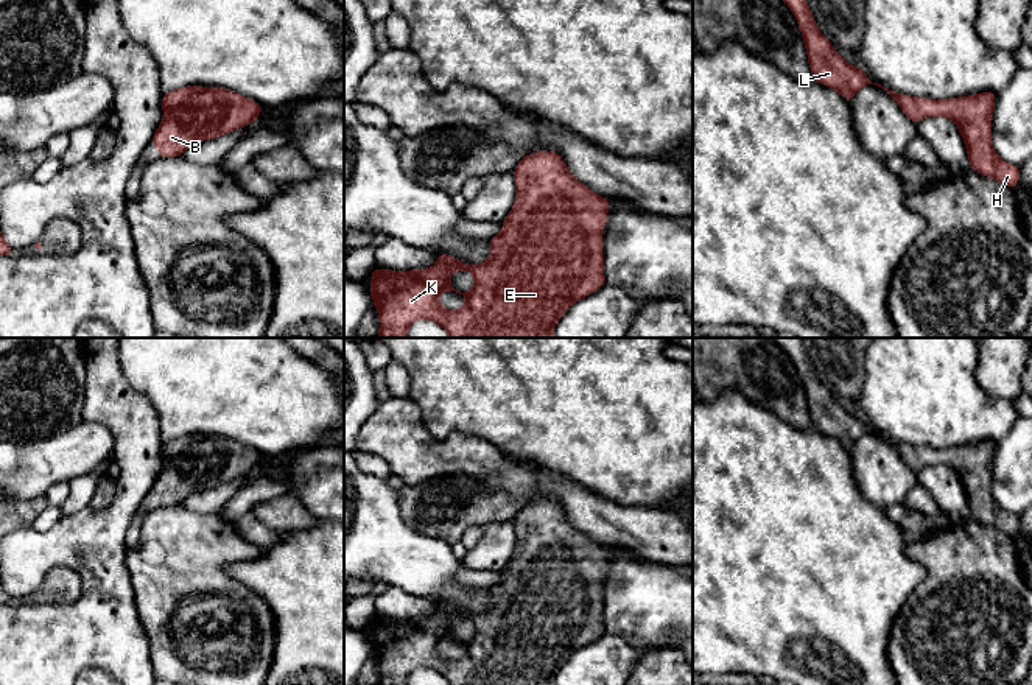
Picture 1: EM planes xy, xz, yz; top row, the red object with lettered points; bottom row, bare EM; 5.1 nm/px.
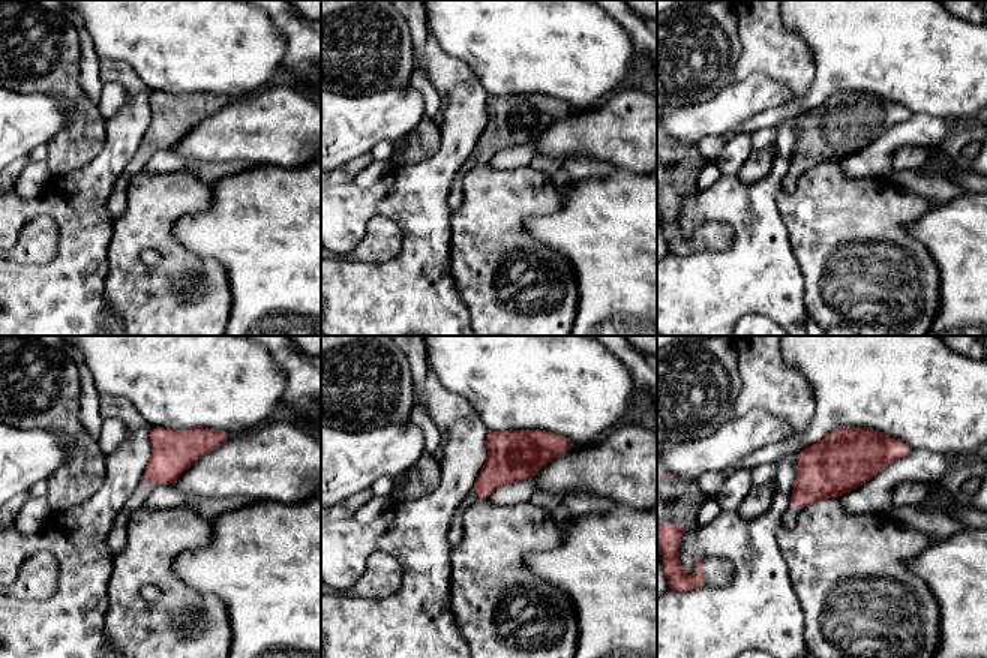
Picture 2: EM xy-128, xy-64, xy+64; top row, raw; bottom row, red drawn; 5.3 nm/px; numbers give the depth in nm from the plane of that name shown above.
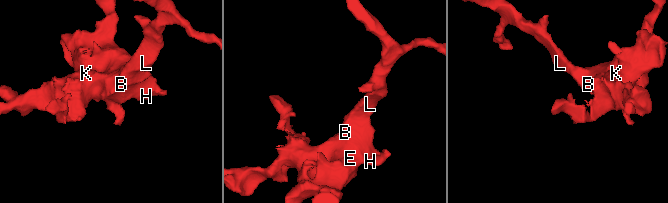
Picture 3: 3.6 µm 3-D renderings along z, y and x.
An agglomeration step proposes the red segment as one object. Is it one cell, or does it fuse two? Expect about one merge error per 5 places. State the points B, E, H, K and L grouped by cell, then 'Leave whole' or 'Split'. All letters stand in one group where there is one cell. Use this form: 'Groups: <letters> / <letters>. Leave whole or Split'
Groups: B E H K L. Leave whole

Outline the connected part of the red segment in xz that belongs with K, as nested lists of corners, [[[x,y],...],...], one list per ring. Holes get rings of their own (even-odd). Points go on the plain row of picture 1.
[[[543,498],[543,500],[537,500],[534,503],[528,503],[526,506],[523,506],[518,514],[515,515],[514,518],[514,528],[515,528],[515,534],[517,534],[517,548],[514,551],[514,557],[512,560],[506,565],[506,568],[503,570],[503,579],[489,587],[489,595],[490,595],[490,599],[492,599],[492,604],[481,613],[469,613],[469,612],[462,612],[459,609],[456,609],[455,606],[448,604],[448,602],[437,602],[437,609],[436,609],[436,613],[433,616],[428,616],[428,618],[414,618],[414,620],[388,620],[388,618],[381,618],[381,616],[375,616],[369,624],[372,626],[372,637],[369,638],[369,641],[372,643],[372,651],[375,652],[377,659],[378,659],[378,665],[380,665],[380,680],[378,680],[378,685],[408,685],[408,676],[417,669],[417,668],[431,668],[434,671],[437,671],[450,685],[554,685],[554,674],[556,671],[562,666],[562,663],[574,652],[577,651],[579,648],[588,645],[590,641],[595,641],[598,640],[601,635],[606,634],[606,626],[604,626],[604,616],[602,616],[602,610],[604,610],[604,604],[602,604],[602,595],[601,595],[601,587],[602,587],[602,581],[604,581],[604,574],[607,571],[607,559],[609,559],[609,548],[596,543],[595,540],[591,540],[588,536],[585,536],[584,532],[581,532],[579,529],[576,529],[571,522],[568,520],[568,515],[565,514],[565,511],[562,509],[562,506],[559,503],[556,503],[554,500],[548,500],[548,498]],[[462,618],[467,618],[473,623],[475,626],[475,635],[470,638],[470,640],[465,640],[465,641],[461,641],[458,638],[455,638],[450,632],[450,627],[448,627],[448,623],[450,621],[458,621],[458,620],[462,620]],[[442,640],[456,640],[459,643],[464,645],[465,648],[465,655],[462,659],[445,659],[441,655],[439,649],[437,649],[437,645],[442,641]]]

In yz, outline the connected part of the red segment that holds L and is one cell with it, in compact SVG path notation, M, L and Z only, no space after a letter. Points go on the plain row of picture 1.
M769 338L774 342L777 342L794 361L795 369L802 378L802 385L803 385L803 392L806 394L806 400L808 400L808 411L809 411L809 417L813 420L813 428L816 428L817 431L837 439L844 448L851 450L851 447L856 444L856 441L859 437L862 437L867 433L875 433L881 437L884 437L901 456L901 459L909 465L909 469L917 473L921 467L925 465L946 465L951 467L957 476L960 484L964 486L965 490L965 497L968 501L968 508L970 508L970 515L971 518L981 522L982 525L996 528L1012 537L1018 536L1020 531L1020 515L1010 514L1002 511L996 503L995 498L992 495L992 464L993 464L993 456L995 456L995 447L996 442L988 439L988 441L982 441L978 444L971 444L971 445L959 445L959 447L950 447L950 448L943 448L943 450L935 450L935 448L929 448L929 447L914 447L911 444L903 444L903 442L897 442L893 439L889 439L886 436L883 436L878 431L872 431L867 425L865 420L859 416L850 414L845 411L845 408L833 397L831 391L819 380L819 377L816 375L814 366L809 360L809 355L805 349L803 339L802 338Z

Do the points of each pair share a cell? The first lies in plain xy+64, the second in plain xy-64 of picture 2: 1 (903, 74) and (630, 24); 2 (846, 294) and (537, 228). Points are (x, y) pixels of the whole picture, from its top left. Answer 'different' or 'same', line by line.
1: different
2: different

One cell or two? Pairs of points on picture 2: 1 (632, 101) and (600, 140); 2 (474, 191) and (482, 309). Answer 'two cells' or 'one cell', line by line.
1: one cell
2: one cell

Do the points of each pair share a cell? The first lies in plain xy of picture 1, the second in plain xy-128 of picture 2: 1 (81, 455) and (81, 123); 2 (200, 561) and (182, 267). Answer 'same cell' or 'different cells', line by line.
1: different cells
2: same cell

